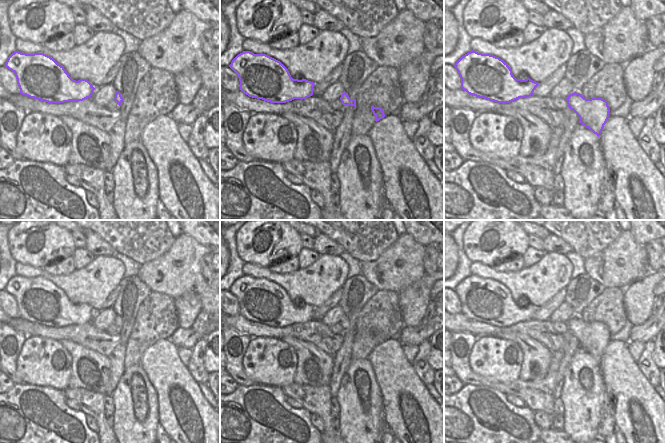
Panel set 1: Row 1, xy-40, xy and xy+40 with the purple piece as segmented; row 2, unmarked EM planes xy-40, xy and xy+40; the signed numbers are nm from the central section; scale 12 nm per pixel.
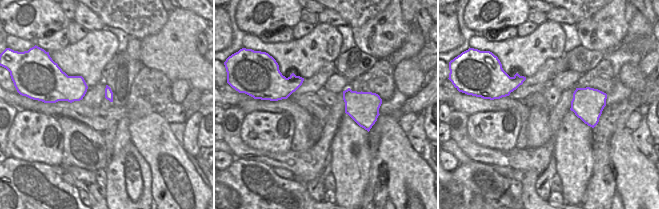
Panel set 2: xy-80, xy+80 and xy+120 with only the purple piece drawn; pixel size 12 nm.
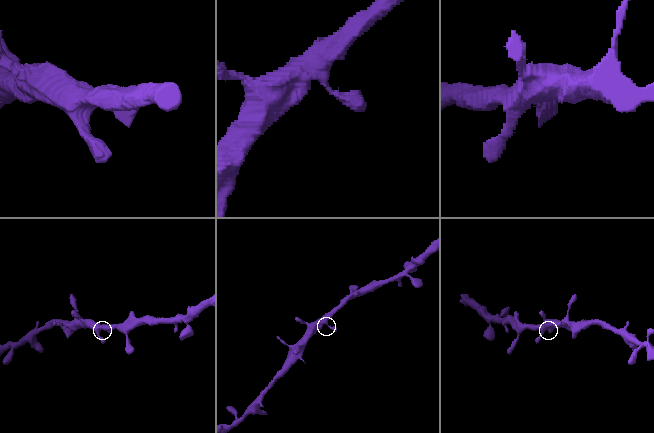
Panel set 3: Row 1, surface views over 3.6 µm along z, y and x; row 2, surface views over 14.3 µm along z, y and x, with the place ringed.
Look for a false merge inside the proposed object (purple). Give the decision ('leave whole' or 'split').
leave whole

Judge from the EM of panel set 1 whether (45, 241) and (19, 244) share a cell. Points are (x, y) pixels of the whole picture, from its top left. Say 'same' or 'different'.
same

